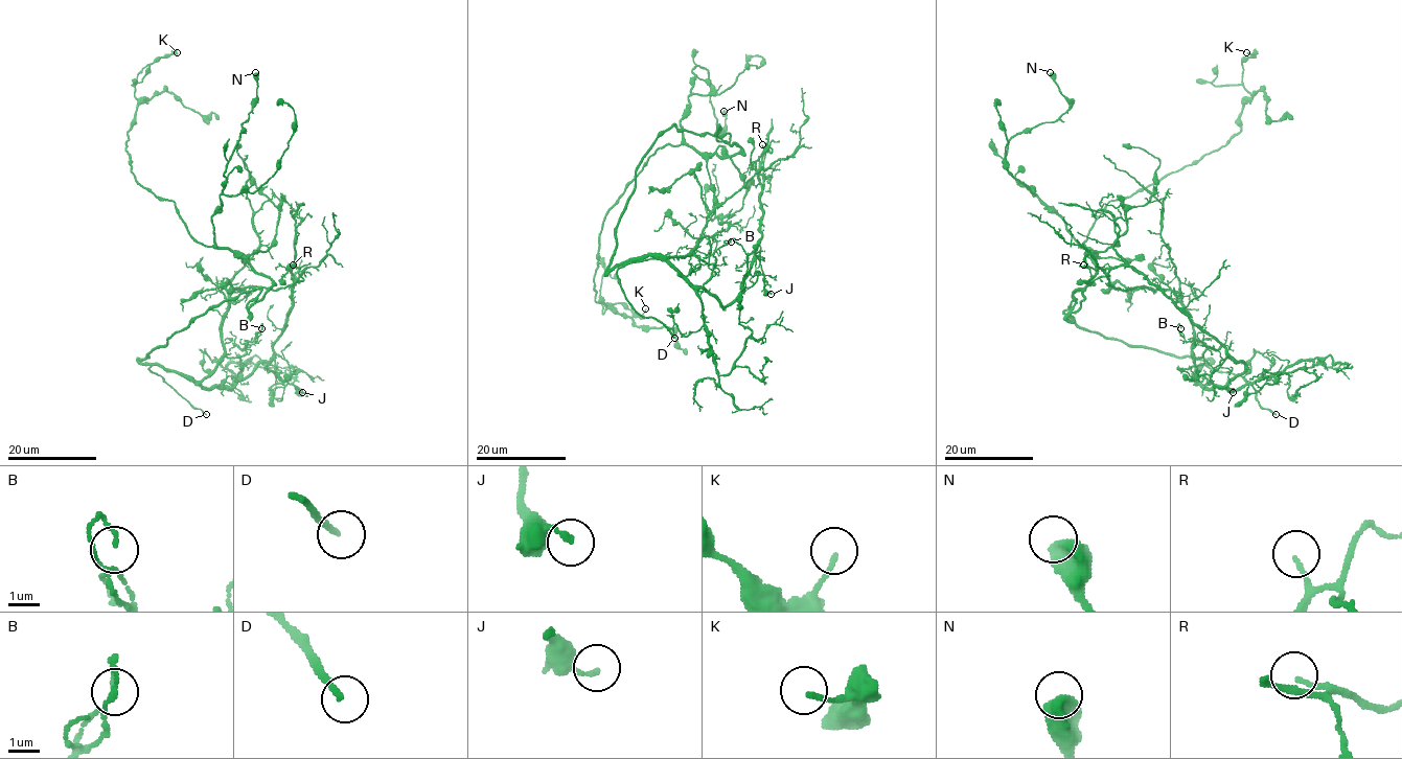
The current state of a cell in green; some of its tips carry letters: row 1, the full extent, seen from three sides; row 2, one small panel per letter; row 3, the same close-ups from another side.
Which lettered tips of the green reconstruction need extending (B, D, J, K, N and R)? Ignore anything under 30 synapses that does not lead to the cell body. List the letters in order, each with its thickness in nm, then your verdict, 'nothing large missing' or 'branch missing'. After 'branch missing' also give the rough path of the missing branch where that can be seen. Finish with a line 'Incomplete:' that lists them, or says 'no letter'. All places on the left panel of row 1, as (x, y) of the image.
B: calibre 110 nm; nothing large missing
D: calibre 200 nm; branch missing; course (206, 414), (221, 415), (253, 429), (285, 417), (311, 417), (321, 413), (348, 414), (363, 420), (378, 408)
J: calibre 160 nm; nothing large missing
K: calibre 140 nm; nothing large missing
N: calibre 650 nm; nothing large missing
R: calibre 110 nm; nothing large missing
Incomplete: D

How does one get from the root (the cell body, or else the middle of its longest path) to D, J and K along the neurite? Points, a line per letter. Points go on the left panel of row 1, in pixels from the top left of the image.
D: (206, 312), (140, 361), (206, 414)
J: (206, 312), (140, 362), (183, 373), (206, 388), (228, 388), (279, 355), (288, 363), (288, 382), (302, 392)
K: (206, 312), (260, 290), (249, 312), (272, 281), (200, 244), (175, 203), (131, 171), (137, 74), (177, 52)

